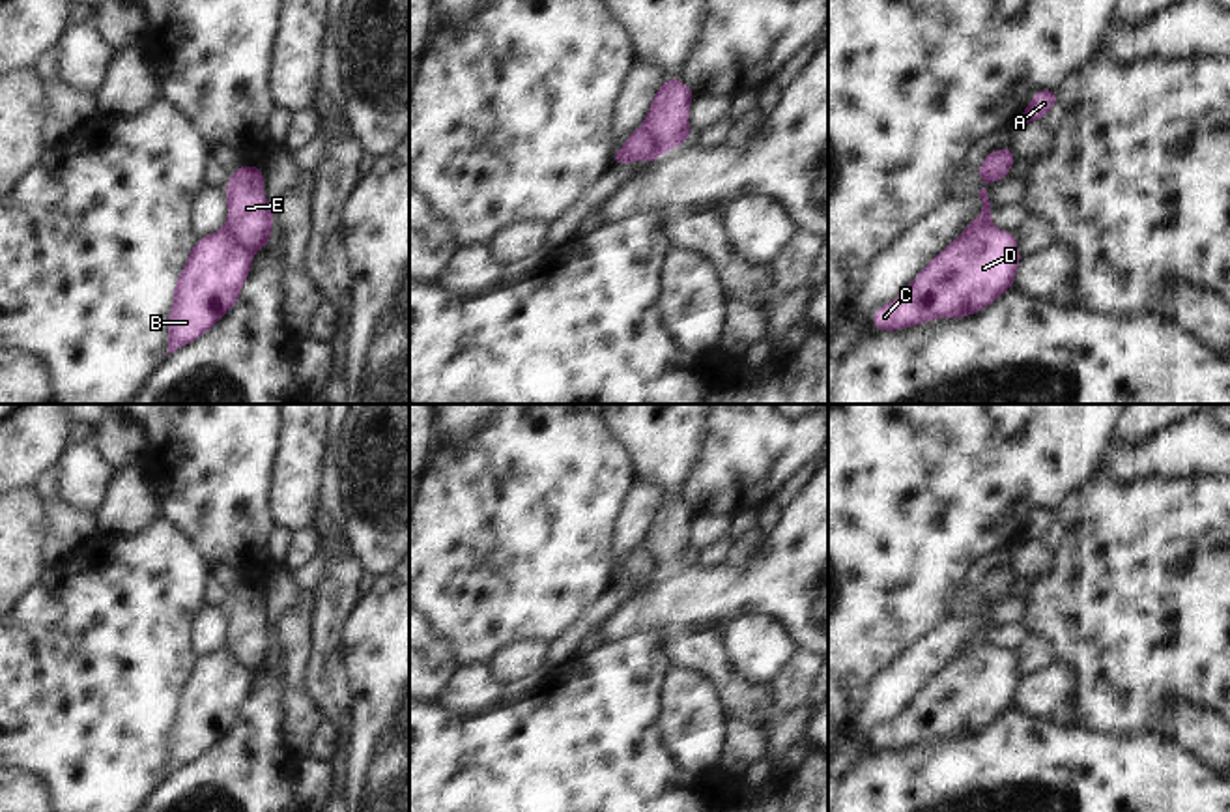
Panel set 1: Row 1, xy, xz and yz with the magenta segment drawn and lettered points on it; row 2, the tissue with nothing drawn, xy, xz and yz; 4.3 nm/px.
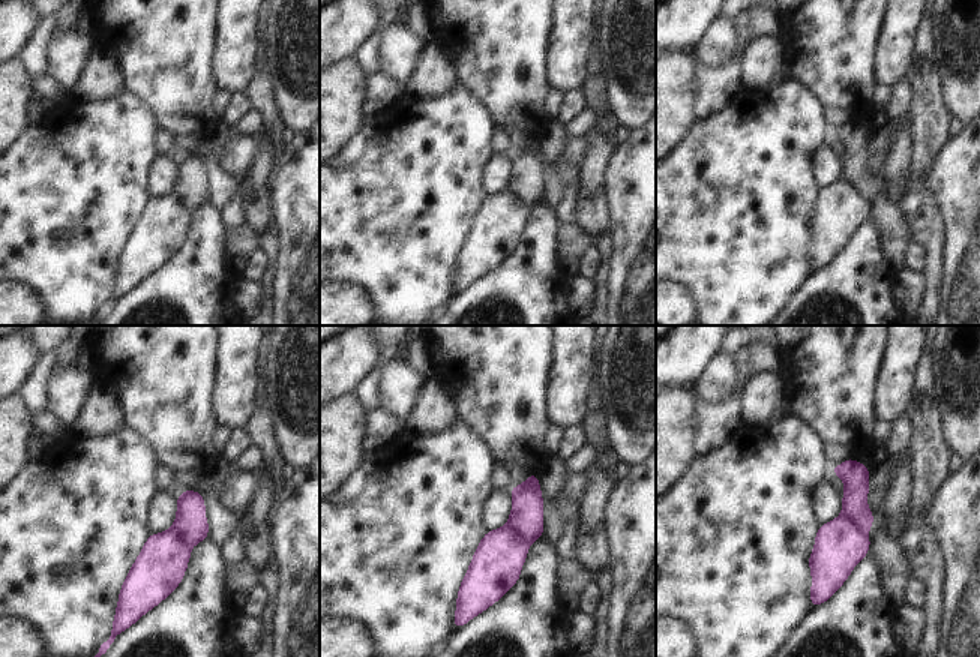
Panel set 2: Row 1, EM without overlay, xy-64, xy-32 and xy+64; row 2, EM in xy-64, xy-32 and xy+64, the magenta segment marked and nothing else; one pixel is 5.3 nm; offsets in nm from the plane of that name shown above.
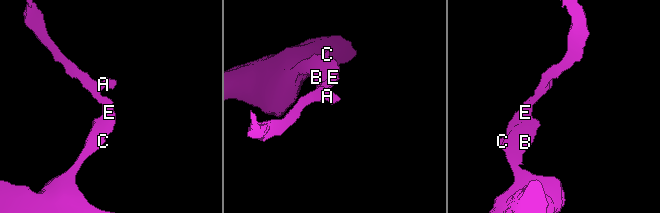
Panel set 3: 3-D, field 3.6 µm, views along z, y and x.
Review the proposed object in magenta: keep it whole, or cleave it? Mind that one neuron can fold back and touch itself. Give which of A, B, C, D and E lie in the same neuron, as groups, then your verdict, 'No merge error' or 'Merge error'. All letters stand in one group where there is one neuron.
Groups: A E / B C D. Merge error.

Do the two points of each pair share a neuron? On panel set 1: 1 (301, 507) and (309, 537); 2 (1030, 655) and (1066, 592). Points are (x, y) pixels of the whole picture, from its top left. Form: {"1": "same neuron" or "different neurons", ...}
{"1": "different neurons", "2": "different neurons"}

